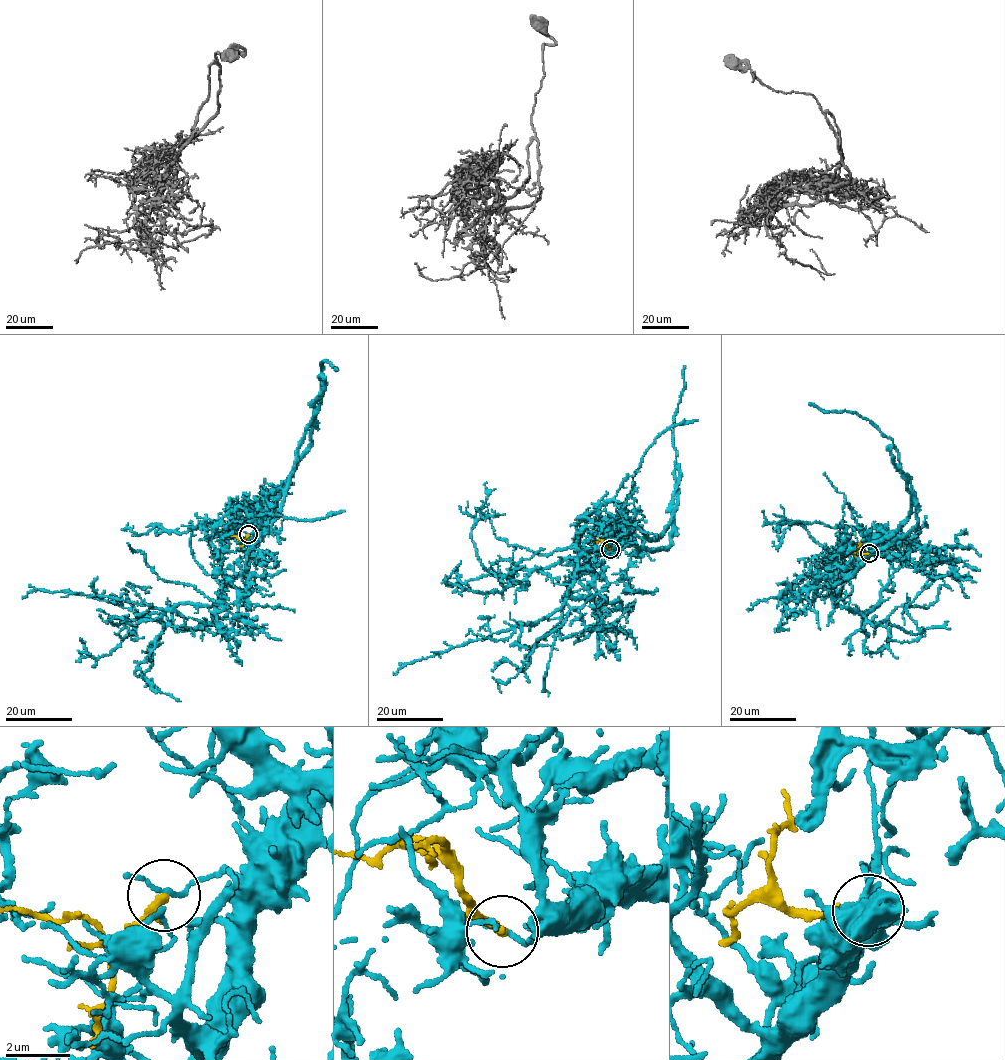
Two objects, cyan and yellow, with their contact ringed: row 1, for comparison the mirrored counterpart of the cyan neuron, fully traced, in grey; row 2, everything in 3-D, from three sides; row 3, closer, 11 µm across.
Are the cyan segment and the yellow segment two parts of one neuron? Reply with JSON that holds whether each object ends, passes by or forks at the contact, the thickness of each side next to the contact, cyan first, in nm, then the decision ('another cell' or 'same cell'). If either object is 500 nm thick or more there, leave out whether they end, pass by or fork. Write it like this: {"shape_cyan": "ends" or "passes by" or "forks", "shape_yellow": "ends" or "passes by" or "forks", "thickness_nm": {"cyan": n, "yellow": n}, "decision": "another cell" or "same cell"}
{"shape_cyan": "passes by", "shape_yellow": "ends", "thickness_nm": {"cyan": 120, "yellow": 280}, "decision": "another cell"}

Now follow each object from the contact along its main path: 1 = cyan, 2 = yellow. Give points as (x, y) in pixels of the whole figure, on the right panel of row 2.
1: (869, 553), (854, 574), (841, 576), (833, 595), (836, 604), (864, 615), (873, 608), (923, 523), (926, 525)
2: (869, 553), (860, 551), (860, 541)

